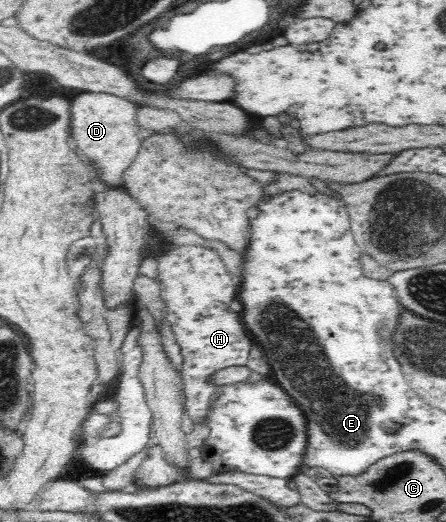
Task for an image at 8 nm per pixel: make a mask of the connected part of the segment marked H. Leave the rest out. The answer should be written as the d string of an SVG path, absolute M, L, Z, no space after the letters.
M167 244L167 250L158 253L157 271L159 278L156 284L167 302L166 319L171 332L183 355L181 375L183 378L187 415L193 422L203 421L208 414L209 398L218 390L211 378L219 370L246 366L251 340L245 326L237 320L237 312L229 310L229 304L235 300L237 284L231 274L225 270L225 264L210 248L191 245L173 246Z

